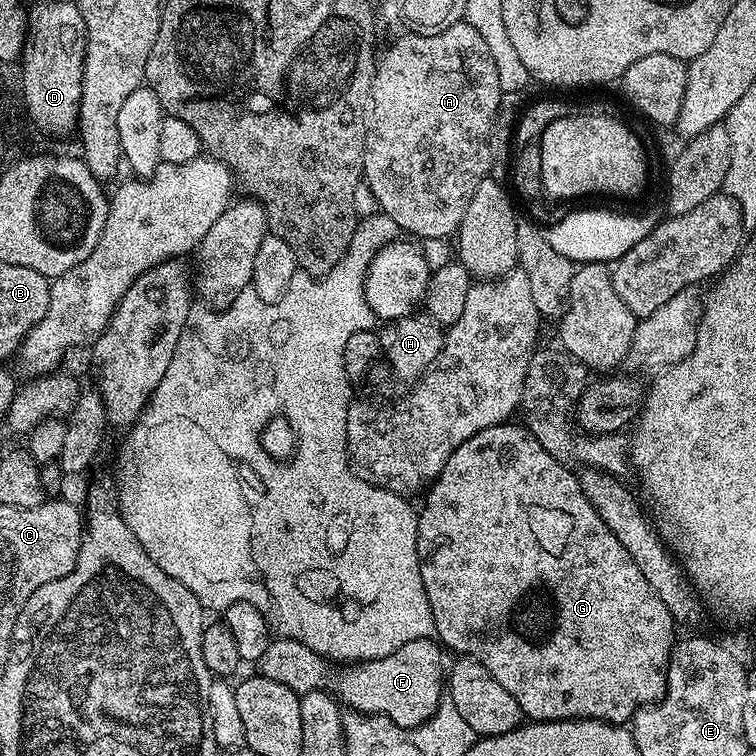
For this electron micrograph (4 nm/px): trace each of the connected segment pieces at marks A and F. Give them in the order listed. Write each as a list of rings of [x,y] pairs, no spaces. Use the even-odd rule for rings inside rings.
[[[467,22],[450,26],[442,34],[403,35],[385,52],[383,49],[372,79],[363,183],[372,191],[377,209],[389,216],[401,233],[443,240],[459,233],[462,214],[466,214],[478,182],[489,179],[491,173],[492,127],[502,99],[498,66],[494,66],[490,46],[486,46],[482,34]]]
[[[416,636],[386,658],[339,664],[310,650],[310,646],[302,646],[302,642],[274,638],[262,658],[254,662],[254,668],[259,675],[270,678],[270,682],[282,682],[282,686],[290,686],[297,694],[328,691],[341,705],[349,704],[351,711],[363,712],[365,716],[385,716],[403,728],[417,728],[436,715],[446,692],[446,652],[432,640]]]

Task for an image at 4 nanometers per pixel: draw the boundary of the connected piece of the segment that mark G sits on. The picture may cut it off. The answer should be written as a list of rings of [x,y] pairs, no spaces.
[[[516,422],[495,424],[486,430],[478,430],[474,438],[462,442],[454,454],[442,466],[438,478],[427,489],[428,501],[419,509],[418,558],[422,570],[422,586],[430,602],[430,623],[436,627],[435,635],[445,649],[453,648],[460,656],[471,656],[482,662],[486,670],[509,694],[514,694],[521,713],[529,721],[546,720],[602,720],[605,724],[627,725],[640,708],[658,704],[668,689],[668,663],[672,657],[674,639],[672,631],[678,628],[670,610],[666,610],[662,598],[650,590],[638,562],[626,554],[626,546],[614,538],[614,534],[602,522],[602,518],[590,506],[586,494],[582,494],[577,473],[571,467],[554,459],[545,448],[533,440],[528,429]]]

